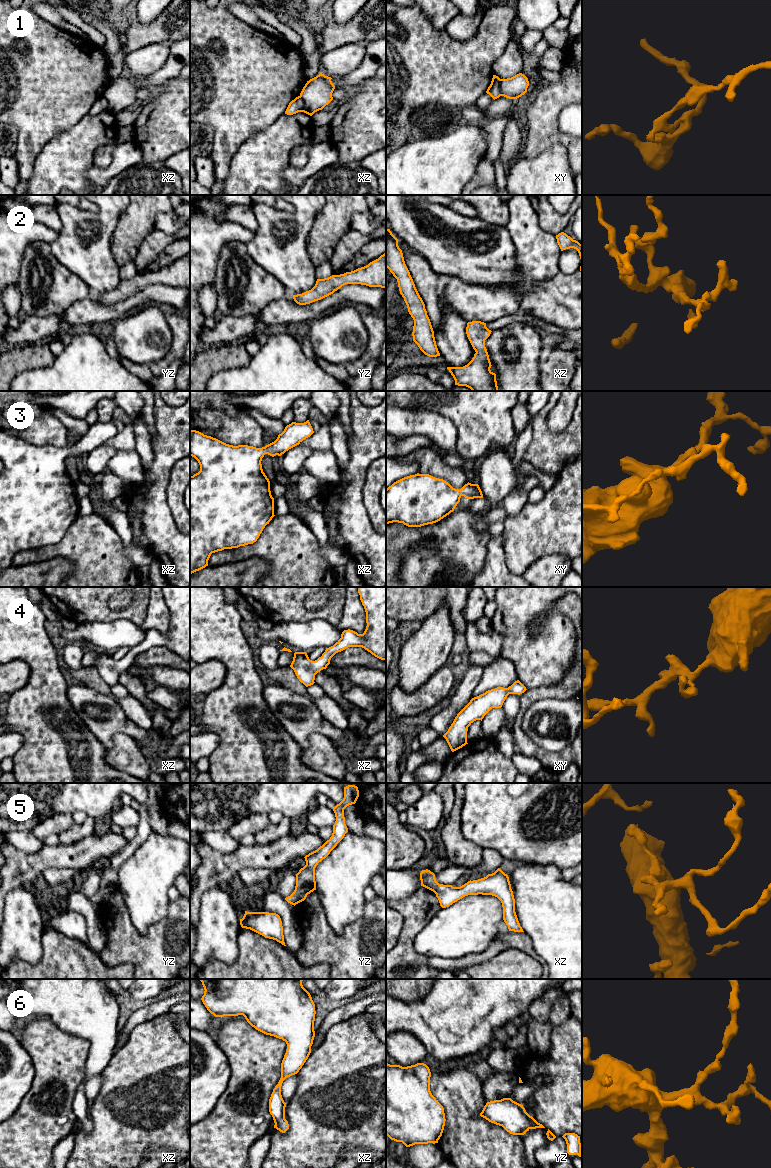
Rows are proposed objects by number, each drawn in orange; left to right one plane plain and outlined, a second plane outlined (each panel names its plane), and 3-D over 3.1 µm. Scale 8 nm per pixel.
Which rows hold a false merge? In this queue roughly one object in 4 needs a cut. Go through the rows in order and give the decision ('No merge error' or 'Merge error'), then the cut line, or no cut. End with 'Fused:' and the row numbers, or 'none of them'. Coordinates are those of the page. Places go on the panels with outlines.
1: Merge error. Split along xy (500, 79), (499, 86), (502, 95)
2: No merge error. No split
3: No merge error. No split
4: No merge error. No split
5: No merge error. No split
6: No merge error. No split
Fused: 1

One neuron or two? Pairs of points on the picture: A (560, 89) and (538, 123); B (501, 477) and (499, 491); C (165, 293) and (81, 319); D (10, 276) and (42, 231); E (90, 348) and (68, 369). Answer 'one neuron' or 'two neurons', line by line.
A: one neuron
B: one neuron
C: one neuron
D: one neuron
E: one neuron

